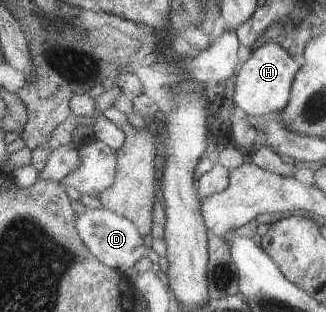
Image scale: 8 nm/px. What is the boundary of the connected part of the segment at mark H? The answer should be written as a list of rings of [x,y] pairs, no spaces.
[[[267,43],[257,48],[250,58],[242,63],[237,73],[232,97],[234,105],[242,108],[248,116],[260,116],[268,112],[280,113],[291,102],[291,90],[300,67],[280,43]]]

